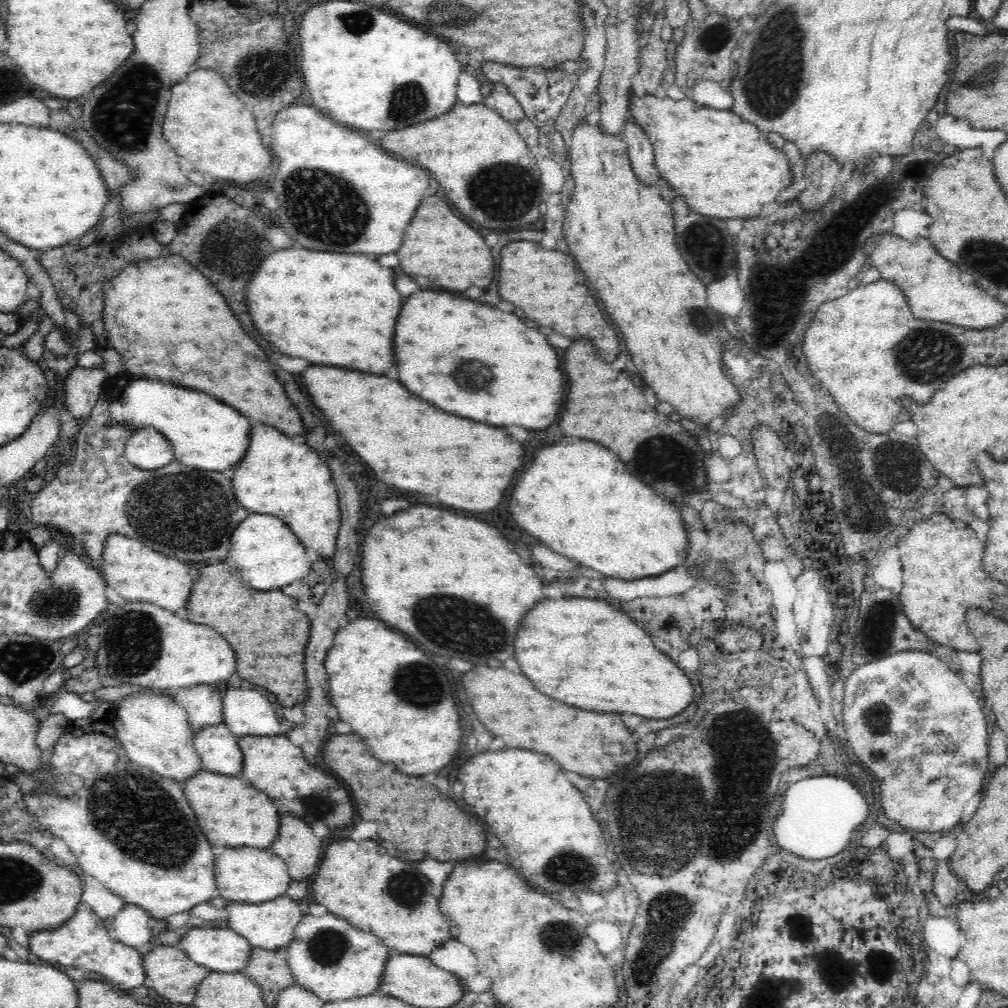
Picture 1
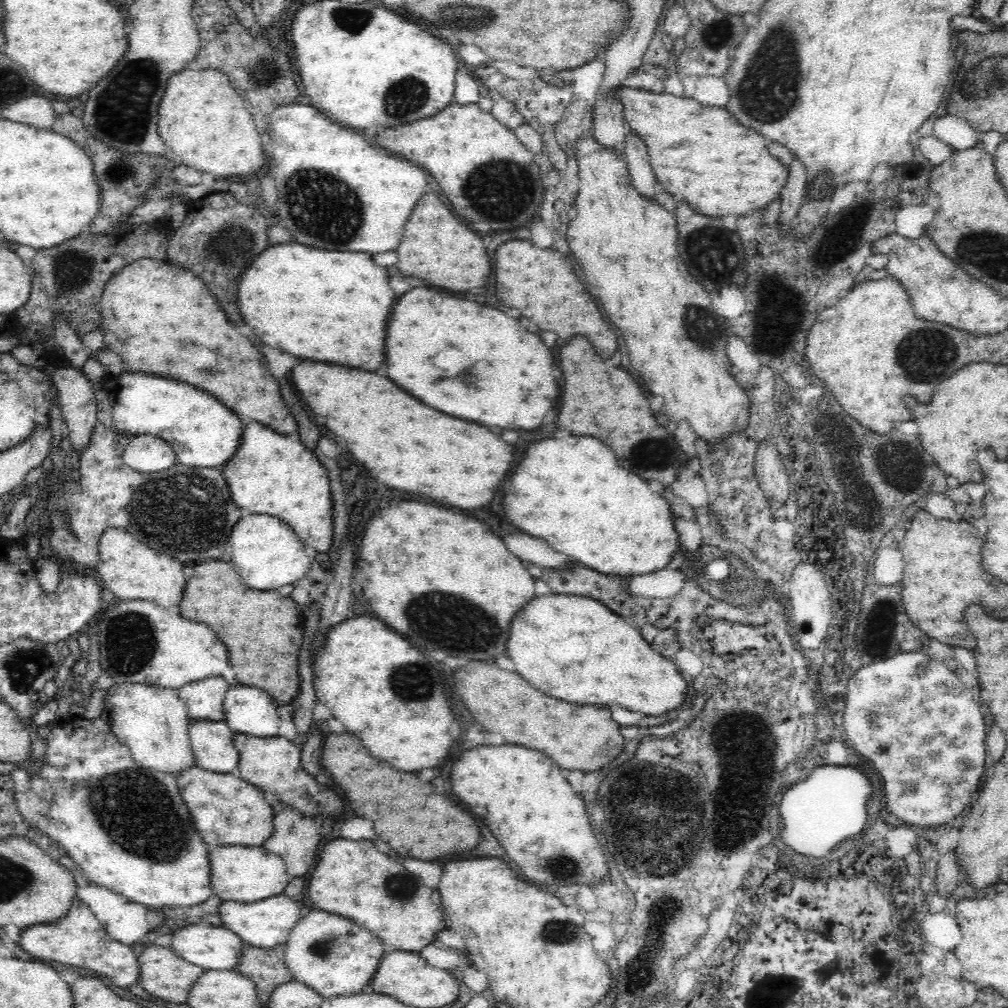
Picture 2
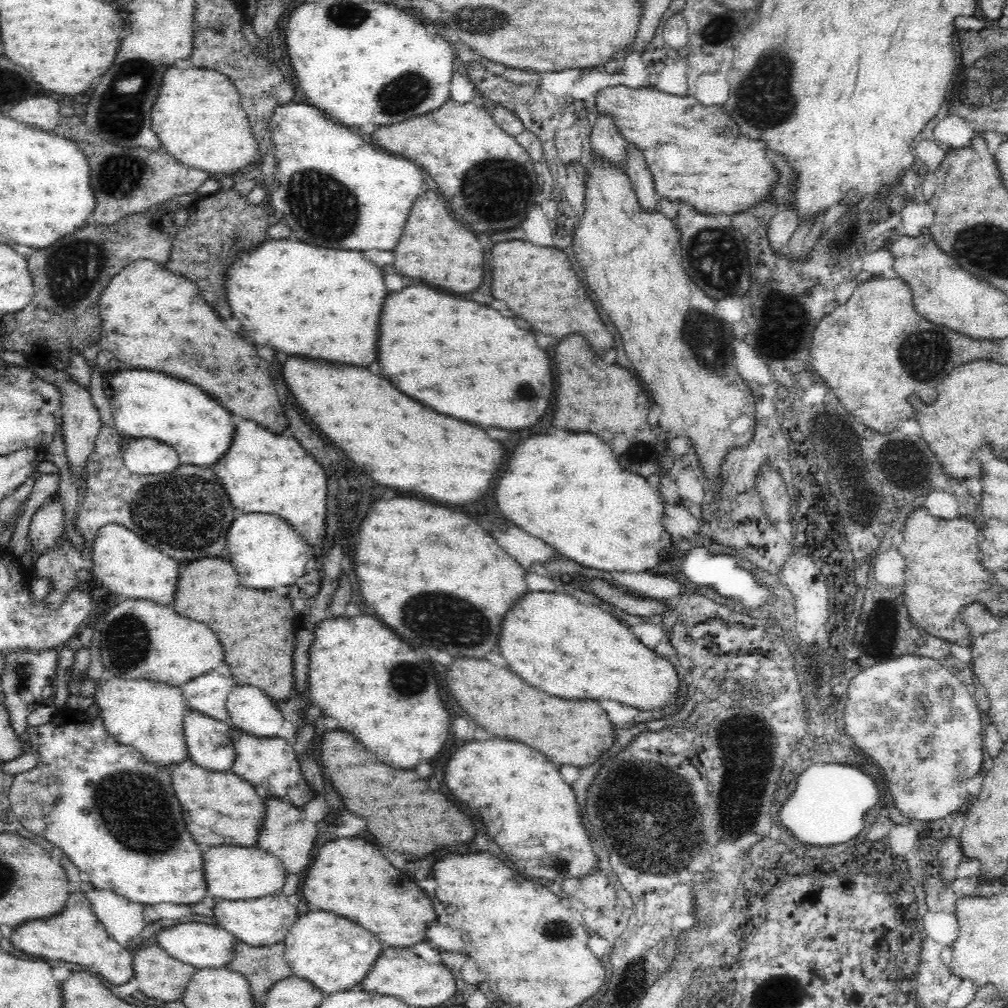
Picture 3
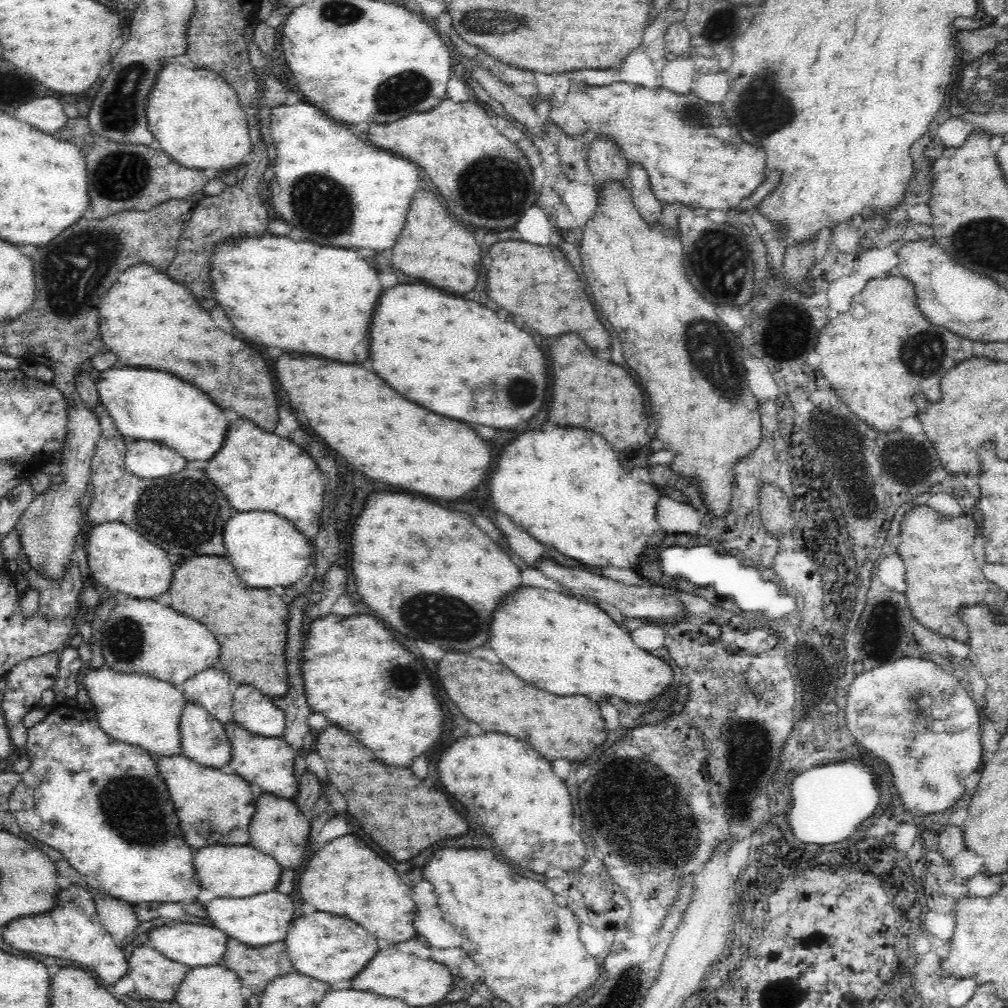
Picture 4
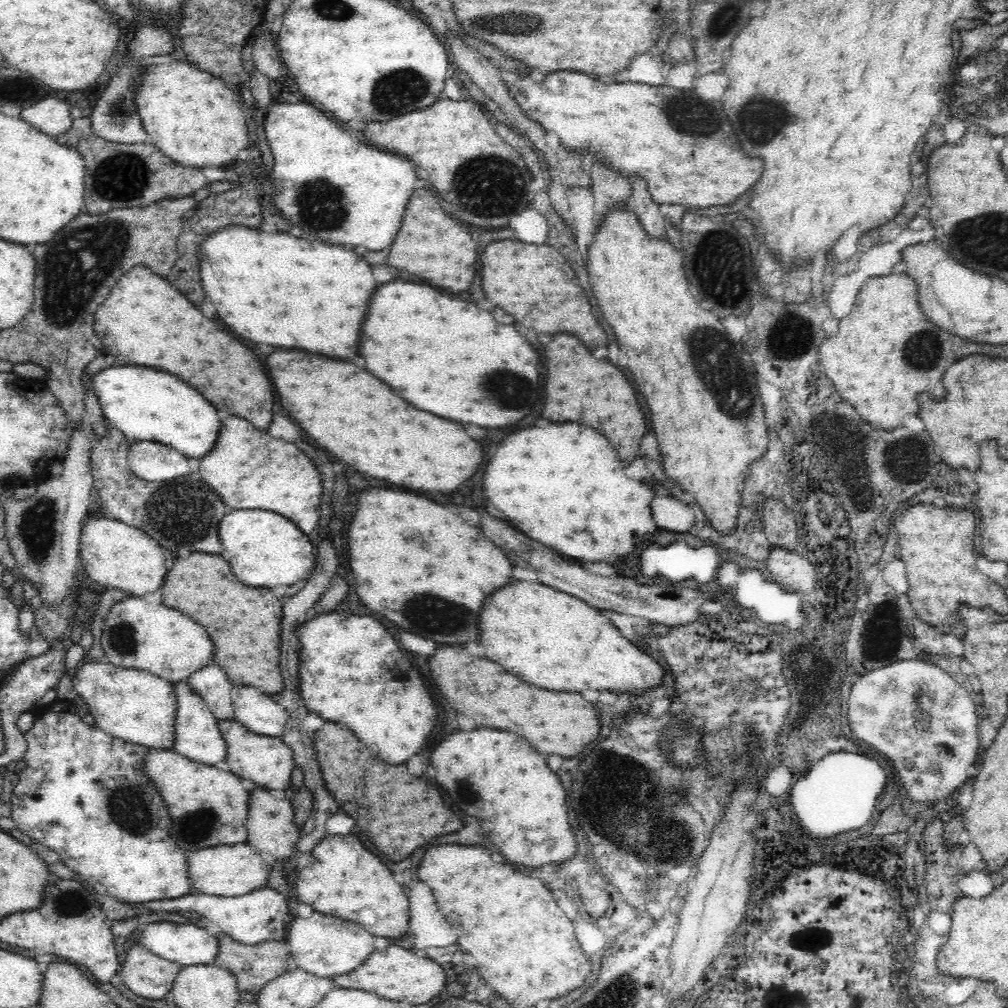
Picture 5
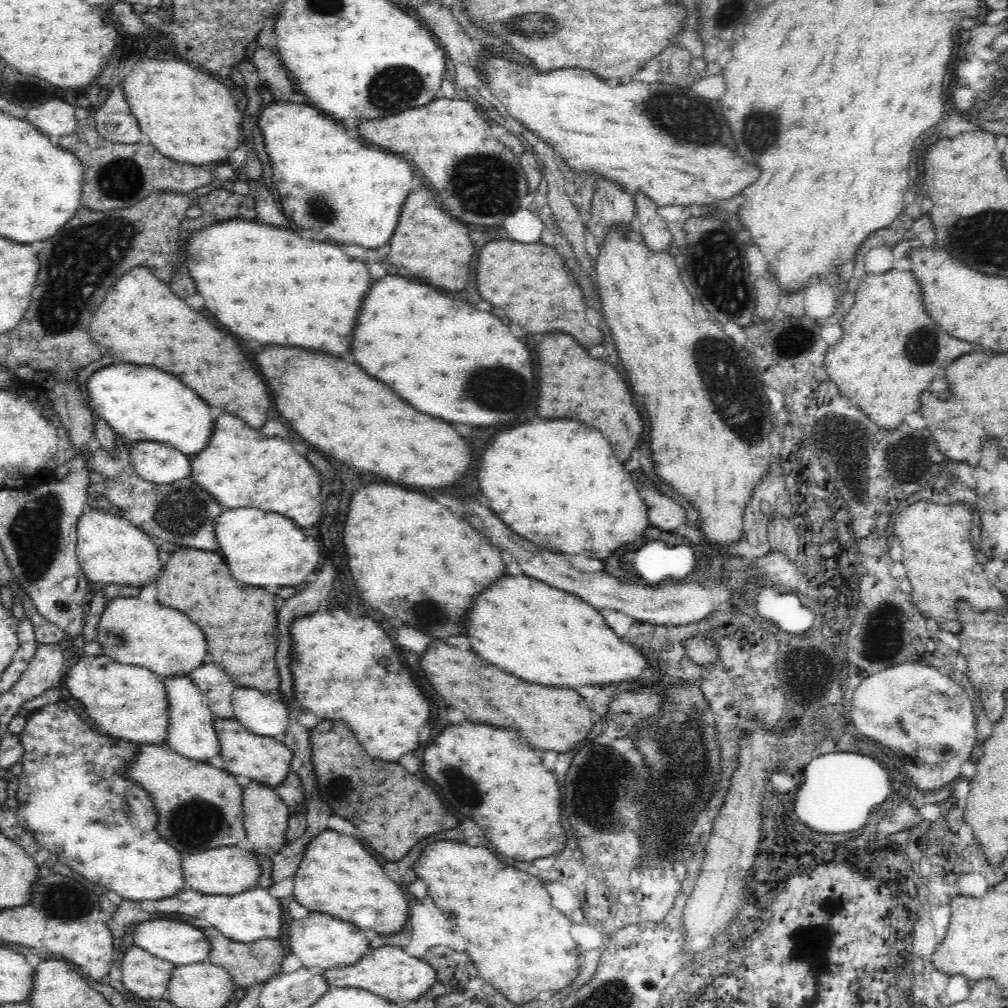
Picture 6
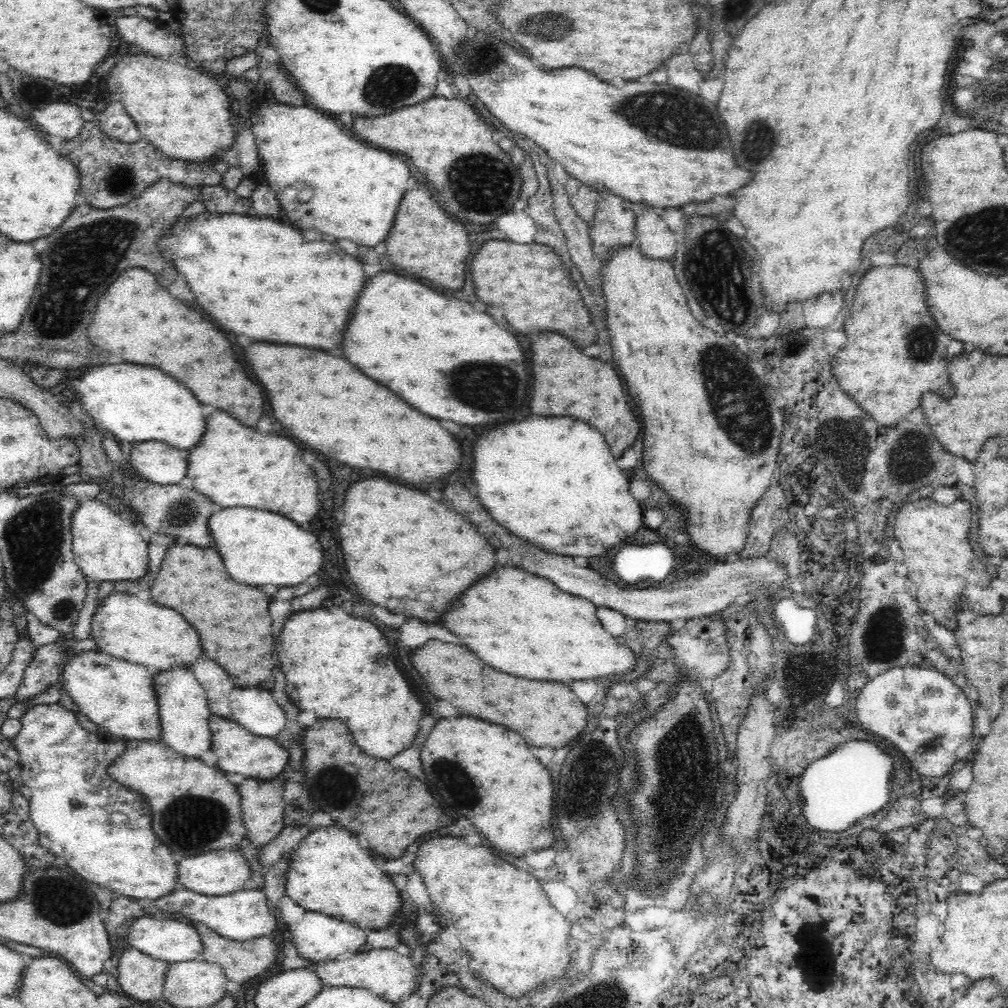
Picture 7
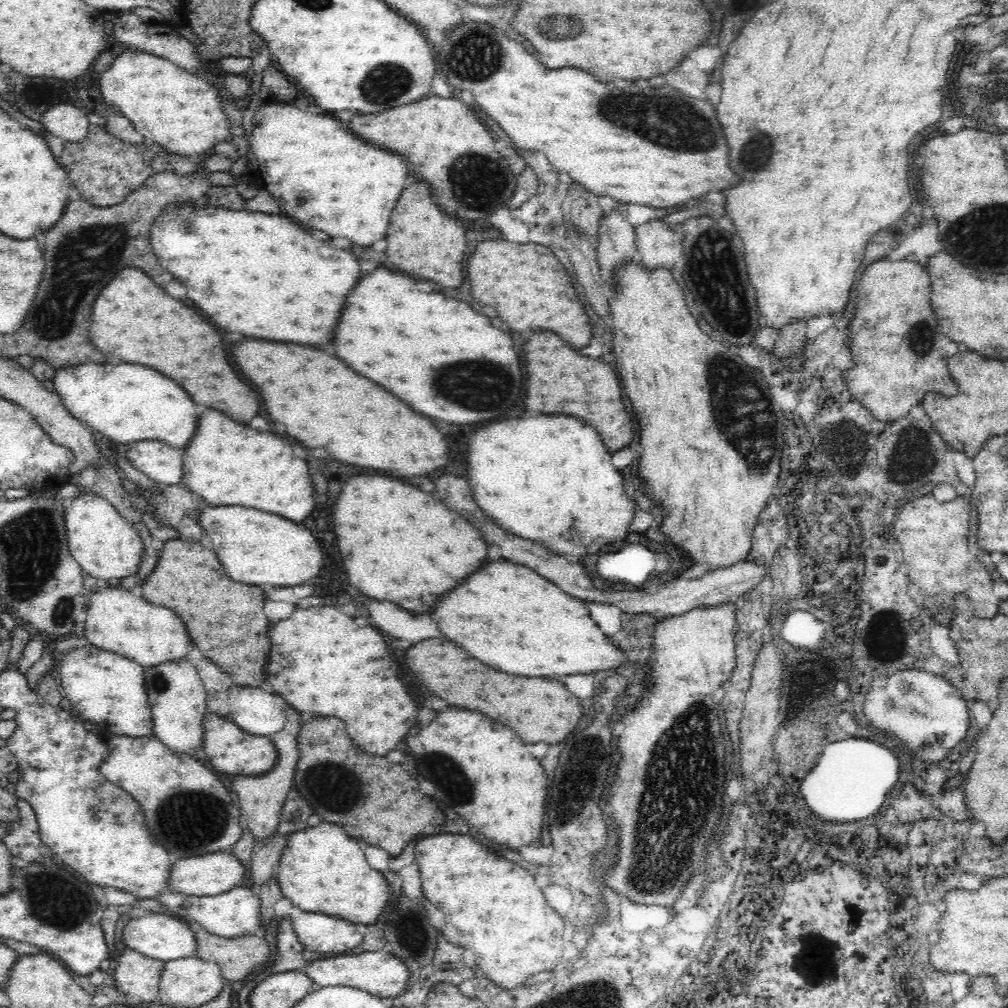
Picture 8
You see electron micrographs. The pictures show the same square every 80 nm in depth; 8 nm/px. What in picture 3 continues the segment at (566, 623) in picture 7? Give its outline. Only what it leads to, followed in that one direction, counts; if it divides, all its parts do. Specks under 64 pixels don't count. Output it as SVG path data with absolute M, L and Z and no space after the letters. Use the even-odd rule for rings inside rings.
M534 591L514 602L502 620L498 646L512 672L528 684L566 700L606 698L638 710L662 710L680 690L686 690L674 666L644 648L614 615L564 594Z

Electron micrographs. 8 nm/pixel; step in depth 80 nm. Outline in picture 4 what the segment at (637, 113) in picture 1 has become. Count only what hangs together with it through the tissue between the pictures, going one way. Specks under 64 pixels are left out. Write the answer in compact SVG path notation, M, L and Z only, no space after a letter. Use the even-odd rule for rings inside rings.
M568 80L568 94L564 100L558 100L553 92L546 96L537 92L530 95L528 101L534 110L547 114L548 124L566 135L584 135L591 131L595 137L612 139L628 164L638 164L648 172L654 194L666 204L682 202L684 206L706 210L734 208L750 196L766 176L766 152L740 138L738 130L722 112L721 103L708 104L693 92L676 94L662 86L652 89L623 82L590 86Z

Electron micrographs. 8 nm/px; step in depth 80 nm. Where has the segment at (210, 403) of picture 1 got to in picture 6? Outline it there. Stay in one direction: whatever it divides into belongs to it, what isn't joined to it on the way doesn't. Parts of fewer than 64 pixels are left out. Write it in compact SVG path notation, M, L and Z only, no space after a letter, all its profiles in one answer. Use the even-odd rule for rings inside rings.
M118 364L92 372L86 381L86 401L95 419L102 419L131 445L140 441L166 443L185 455L198 454L206 448L212 434L212 418L208 406L194 390L178 382L174 376L150 366Z

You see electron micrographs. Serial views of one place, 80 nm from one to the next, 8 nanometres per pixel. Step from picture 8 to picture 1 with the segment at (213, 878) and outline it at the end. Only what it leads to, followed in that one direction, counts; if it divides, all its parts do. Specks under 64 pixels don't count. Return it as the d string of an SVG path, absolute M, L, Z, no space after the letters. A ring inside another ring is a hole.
M234 847L222 849L214 862L218 895L234 903L256 904L284 895L292 880L286 863L268 849Z

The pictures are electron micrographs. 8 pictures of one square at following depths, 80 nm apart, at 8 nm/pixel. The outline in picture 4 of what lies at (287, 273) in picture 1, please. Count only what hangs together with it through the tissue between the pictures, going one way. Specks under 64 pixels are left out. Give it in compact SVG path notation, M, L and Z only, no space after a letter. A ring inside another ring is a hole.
M260 236L220 240L212 246L210 280L214 298L226 318L248 340L276 346L284 352L308 352L338 362L362 362L368 358L368 326L374 304L382 292L370 262L358 258L356 250L326 248L312 242L296 242L286 236Z

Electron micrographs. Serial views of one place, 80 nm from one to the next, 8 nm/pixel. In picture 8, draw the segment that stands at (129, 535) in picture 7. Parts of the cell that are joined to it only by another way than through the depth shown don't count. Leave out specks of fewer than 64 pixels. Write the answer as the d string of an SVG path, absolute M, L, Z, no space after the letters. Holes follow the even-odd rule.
M82 492L73 496L70 505L64 506L62 519L64 519L68 550L84 572L98 578L101 583L110 578L123 579L130 574L136 574L136 566L138 566L140 554L142 554L142 539L135 528L128 524L128 521L117 511L117 508L103 496L98 496L93 492Z

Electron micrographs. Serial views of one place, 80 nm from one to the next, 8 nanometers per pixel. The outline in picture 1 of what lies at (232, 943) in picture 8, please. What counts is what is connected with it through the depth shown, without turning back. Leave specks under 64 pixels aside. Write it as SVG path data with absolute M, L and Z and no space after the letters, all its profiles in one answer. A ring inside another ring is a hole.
M251 947L246 966L240 968L239 972L258 983L262 1001L268 1007L274 1007L276 996L282 988L295 983L286 956L287 947L273 951Z

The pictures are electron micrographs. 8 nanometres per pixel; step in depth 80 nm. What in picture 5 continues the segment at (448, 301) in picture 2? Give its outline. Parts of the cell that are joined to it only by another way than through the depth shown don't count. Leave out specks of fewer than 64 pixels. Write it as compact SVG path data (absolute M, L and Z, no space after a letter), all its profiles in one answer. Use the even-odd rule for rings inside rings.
M390 280L384 286L374 290L374 294L370 298L370 304L368 304L368 310L366 310L366 316L364 316L364 322L362 322L362 328L360 328L360 352L358 354L364 358L366 370L372 372L376 378L384 380L406 402L410 402L418 410L426 410L430 414L436 414L440 418L448 418L448 420L454 420L454 422L464 422L464 424L468 422L468 424L476 424L476 426L482 426L482 428L488 428L488 426L490 428L502 428L502 426L514 424L520 418L524 418L530 410L534 410L534 406L540 398L540 372L538 372L540 356L512 326L498 324L488 310L478 310L476 304L472 304L472 302L454 300L454 298L444 296L444 294L436 292L434 288L422 286L422 284Z

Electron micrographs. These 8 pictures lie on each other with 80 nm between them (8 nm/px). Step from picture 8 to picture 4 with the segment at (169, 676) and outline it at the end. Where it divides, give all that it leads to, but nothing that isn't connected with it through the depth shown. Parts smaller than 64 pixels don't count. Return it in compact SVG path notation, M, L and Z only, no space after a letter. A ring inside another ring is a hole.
M185 701L178 734L181 755L199 766L220 769L229 762L232 750L224 724L210 716L201 704Z

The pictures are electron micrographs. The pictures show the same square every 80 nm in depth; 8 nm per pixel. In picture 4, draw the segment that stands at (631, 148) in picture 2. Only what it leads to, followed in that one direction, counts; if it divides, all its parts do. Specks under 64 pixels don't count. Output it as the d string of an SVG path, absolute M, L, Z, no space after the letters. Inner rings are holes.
M632 166L629 170L628 191L632 197L634 208L650 227L652 227L662 216L662 204L656 200L656 196L650 190L648 176L640 166Z

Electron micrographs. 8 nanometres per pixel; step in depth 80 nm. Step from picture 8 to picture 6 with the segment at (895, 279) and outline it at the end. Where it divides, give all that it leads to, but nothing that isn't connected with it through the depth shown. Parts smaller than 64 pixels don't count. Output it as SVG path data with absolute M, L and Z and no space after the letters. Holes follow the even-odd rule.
M890 270L880 274L866 274L864 282L856 290L856 302L850 308L848 316L842 322L844 336L842 340L830 348L825 356L825 370L830 378L838 384L840 392L846 398L854 398L860 410L880 428L896 428L906 414L916 412L920 408L920 394L924 390L942 392L942 400L950 396L950 388L946 382L946 366L950 366L962 354L968 354L972 348L979 350L977 344L968 344L964 340L954 340L956 352L940 352L940 342L944 336L936 336L938 332L892 332L892 330L908 330L920 326L932 326L930 318L922 308L922 293L918 279L911 271Z

